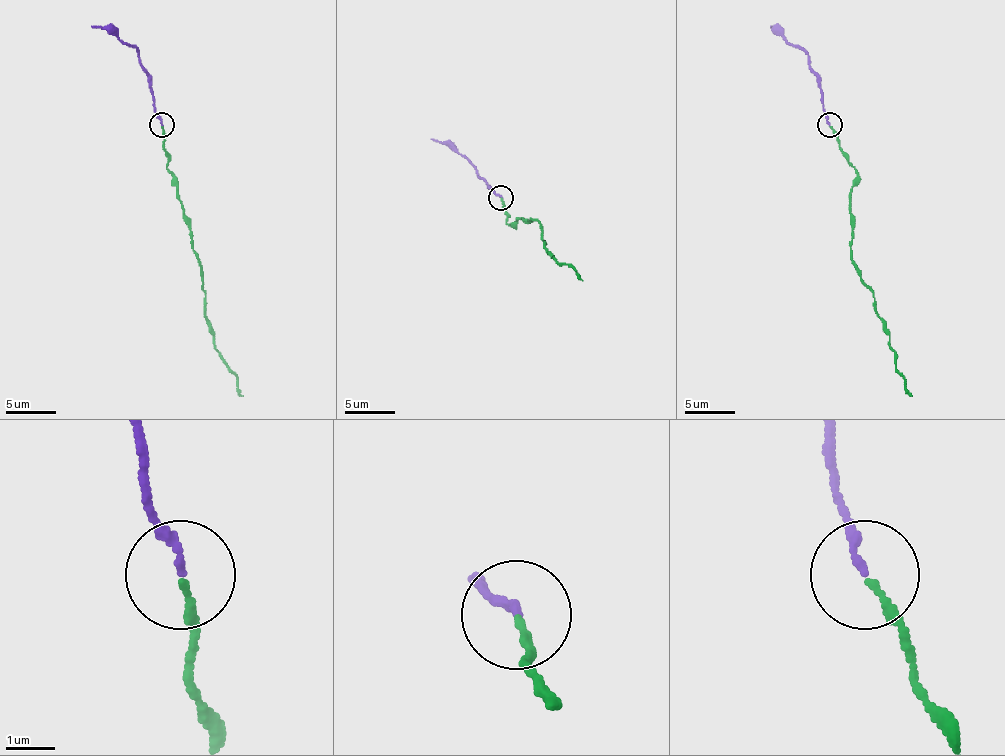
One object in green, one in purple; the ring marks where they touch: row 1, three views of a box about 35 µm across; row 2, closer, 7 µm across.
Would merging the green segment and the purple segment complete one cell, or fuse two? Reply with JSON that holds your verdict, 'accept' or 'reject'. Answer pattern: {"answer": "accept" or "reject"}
{"answer": "accept"}

